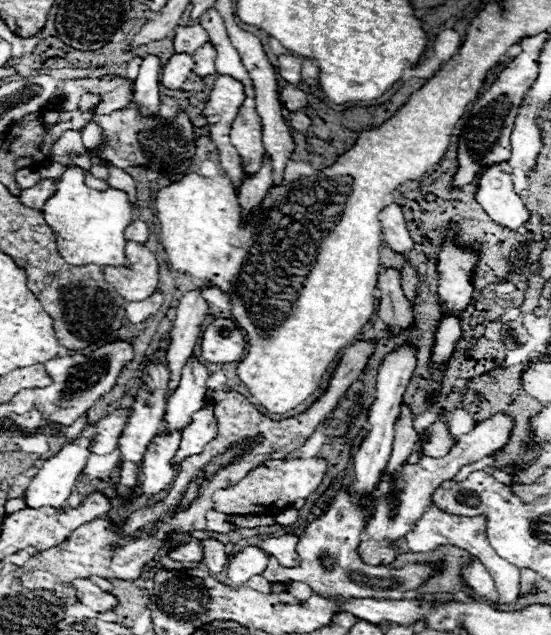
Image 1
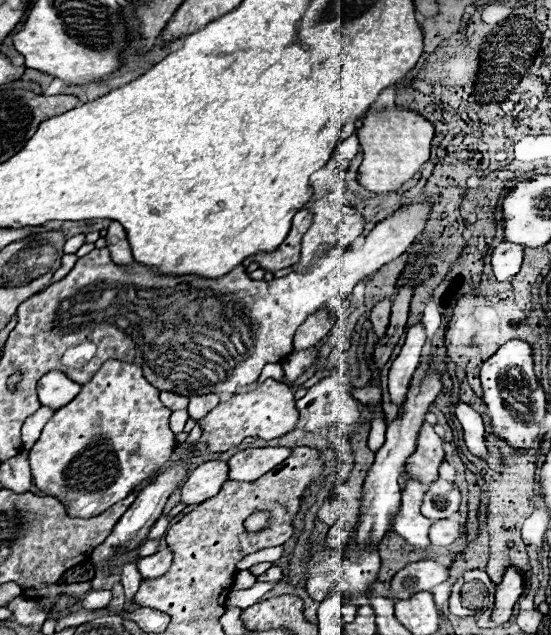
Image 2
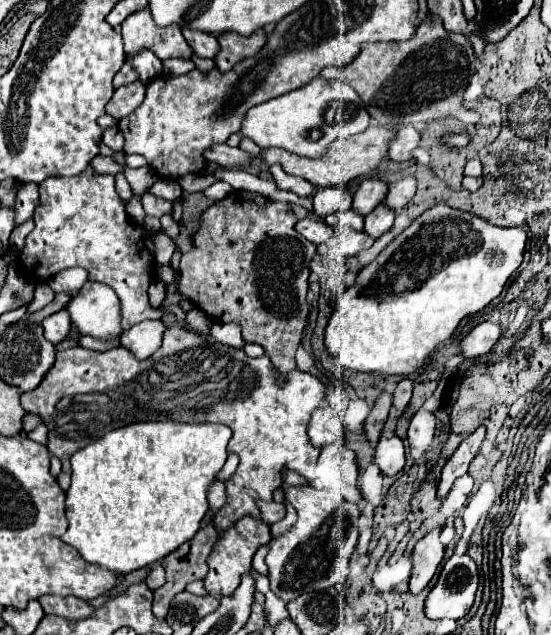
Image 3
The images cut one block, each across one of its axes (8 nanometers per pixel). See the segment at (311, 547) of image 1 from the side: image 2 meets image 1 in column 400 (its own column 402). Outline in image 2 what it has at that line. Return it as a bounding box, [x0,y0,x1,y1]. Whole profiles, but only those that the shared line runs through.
[392,558,448,600]

